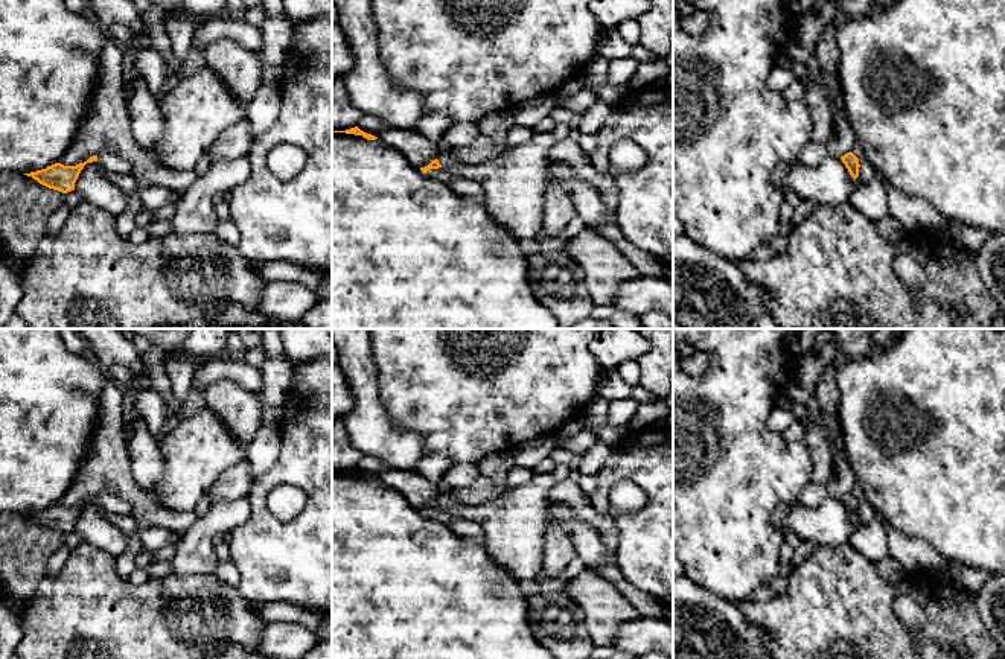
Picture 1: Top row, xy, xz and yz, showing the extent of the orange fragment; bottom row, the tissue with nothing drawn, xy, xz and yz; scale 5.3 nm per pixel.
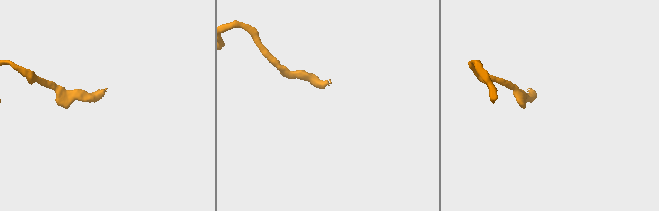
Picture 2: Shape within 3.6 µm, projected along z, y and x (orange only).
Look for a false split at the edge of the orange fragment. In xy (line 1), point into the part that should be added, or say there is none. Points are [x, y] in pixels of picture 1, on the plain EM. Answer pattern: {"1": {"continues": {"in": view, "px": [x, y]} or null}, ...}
{"1": {"continues": {"in": "xy", "px": [111, 504]}}}

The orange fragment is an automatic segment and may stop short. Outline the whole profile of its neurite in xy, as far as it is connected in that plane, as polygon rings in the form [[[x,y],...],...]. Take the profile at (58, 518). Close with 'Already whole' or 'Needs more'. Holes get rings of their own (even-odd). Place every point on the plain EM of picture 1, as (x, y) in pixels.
[[[102,492],[97,496],[93,496],[87,502],[79,504],[76,507],[64,507],[61,504],[55,504],[52,507],[47,507],[46,510],[24,514],[24,516],[32,517],[40,525],[49,530],[67,534],[75,531],[75,524],[81,511],[84,510],[84,507],[93,502],[97,502],[104,508],[108,517],[113,514],[134,516],[134,508],[129,502],[108,492]]]. Needs more

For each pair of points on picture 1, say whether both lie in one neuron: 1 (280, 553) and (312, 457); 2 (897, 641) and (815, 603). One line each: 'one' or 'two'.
1: one
2: one

